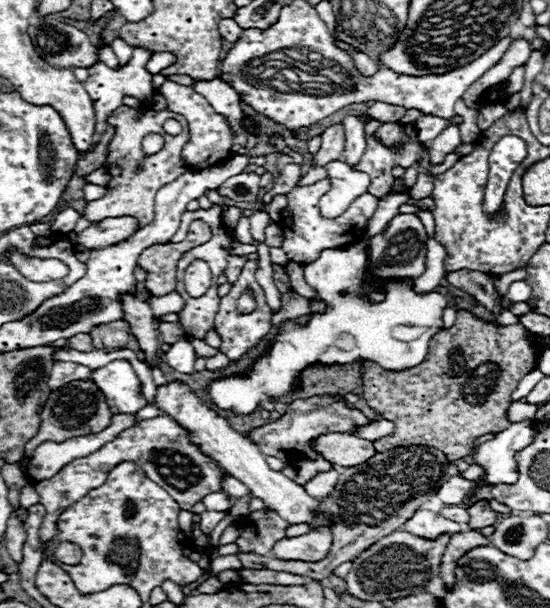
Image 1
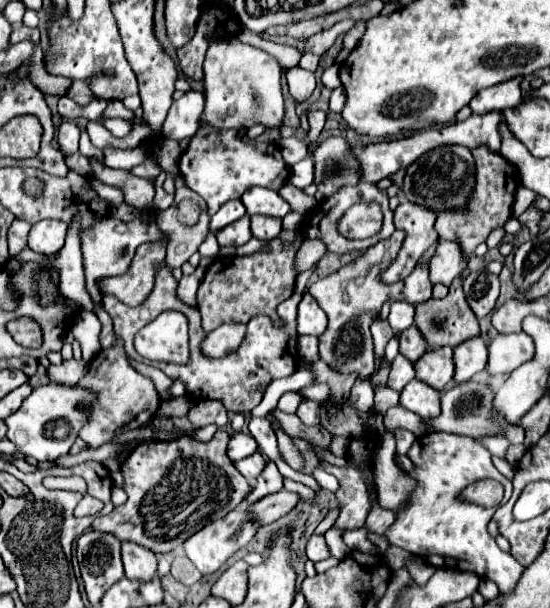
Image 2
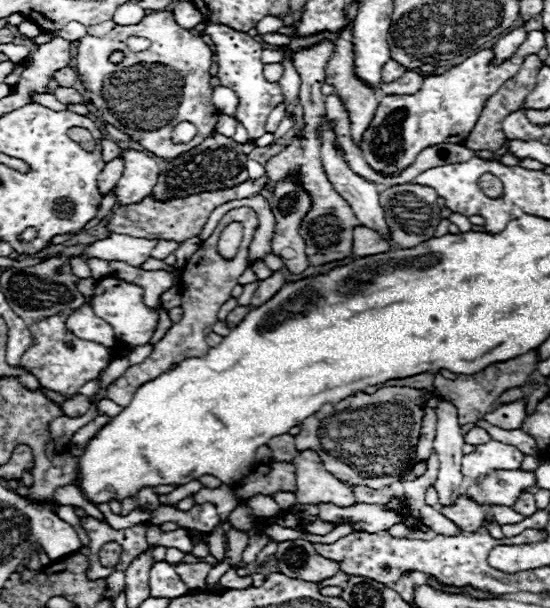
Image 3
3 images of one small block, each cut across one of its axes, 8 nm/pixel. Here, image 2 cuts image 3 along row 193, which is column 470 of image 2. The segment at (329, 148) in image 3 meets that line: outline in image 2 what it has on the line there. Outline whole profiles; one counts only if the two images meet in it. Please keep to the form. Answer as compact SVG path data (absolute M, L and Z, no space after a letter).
M476 336L472 340L466 340L464 344L458 344L454 348L454 380L464 382L470 380L476 372L484 370L488 362L488 346L482 340L482 336Z

